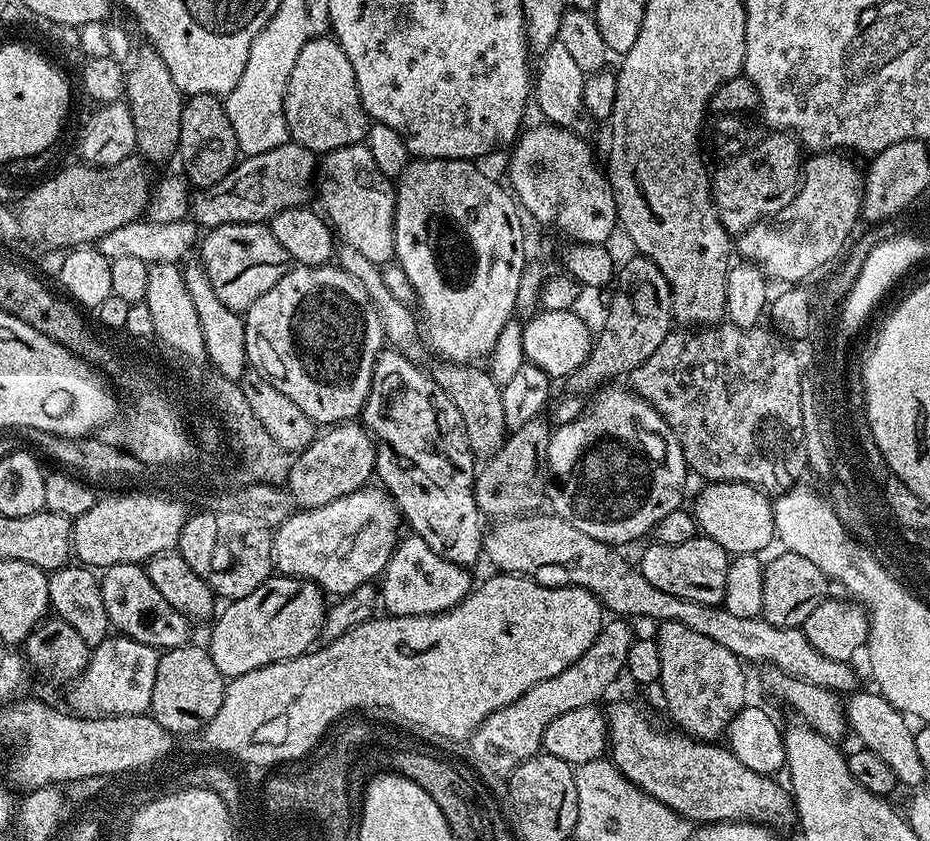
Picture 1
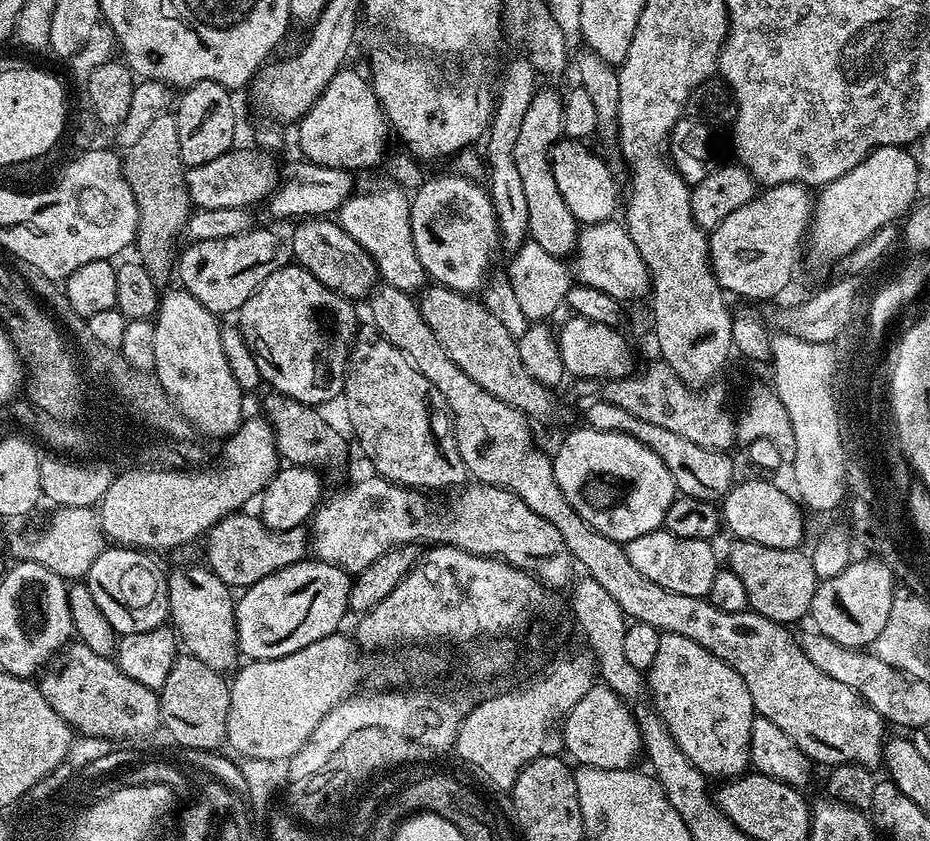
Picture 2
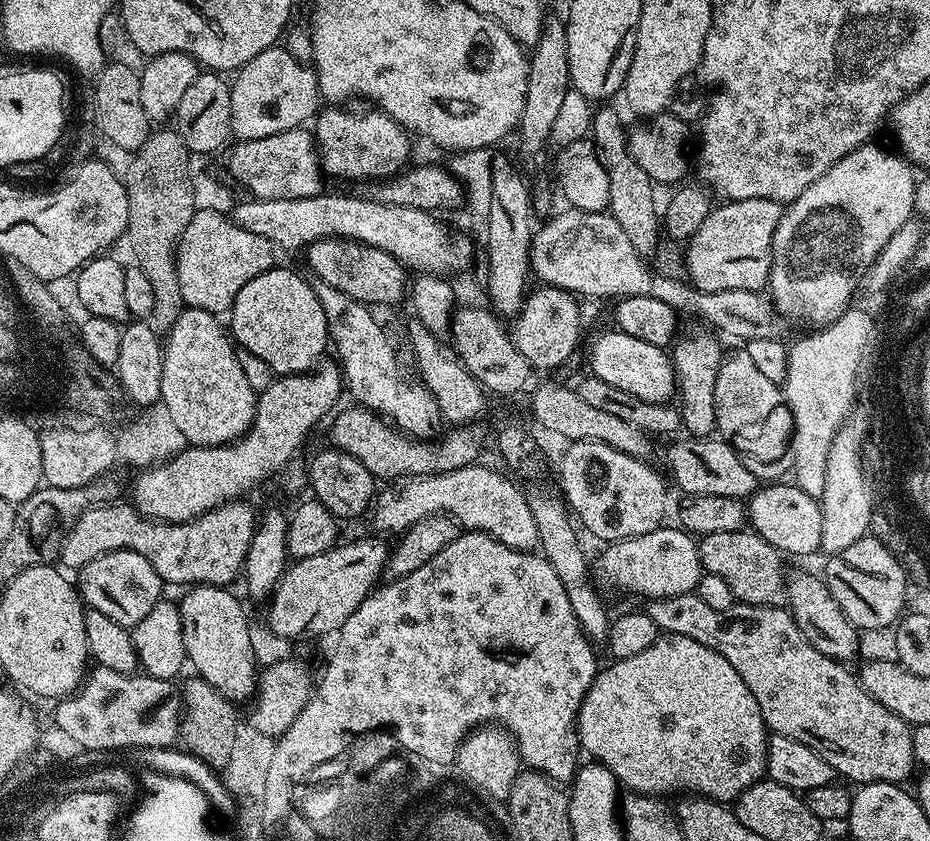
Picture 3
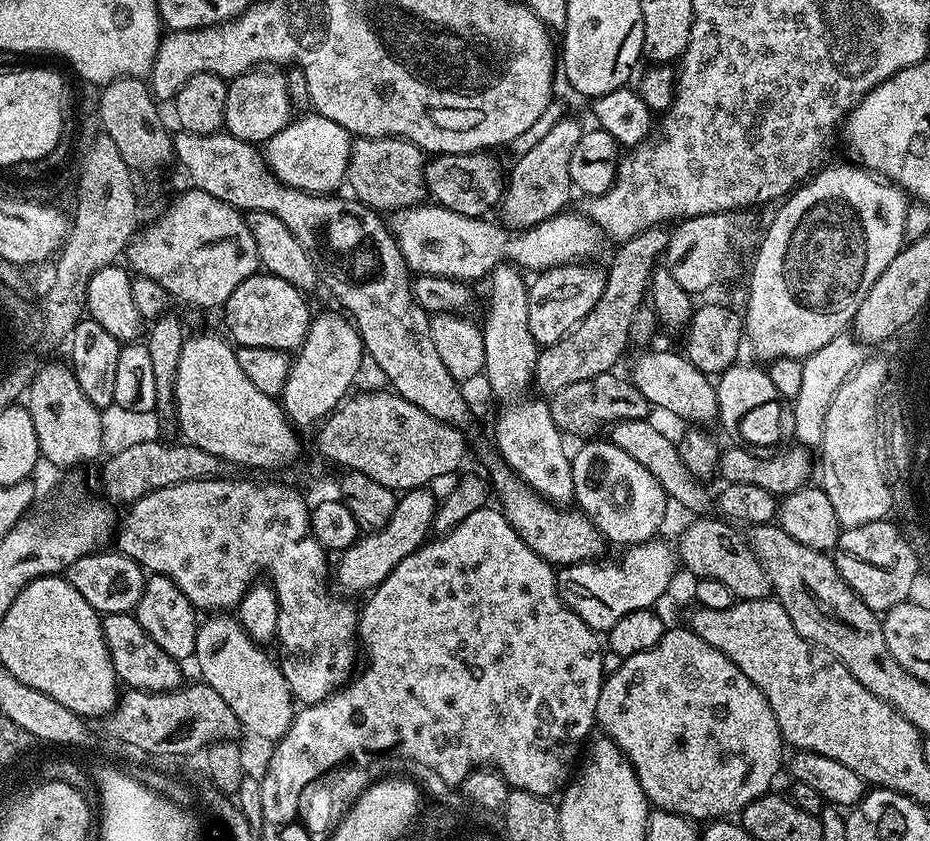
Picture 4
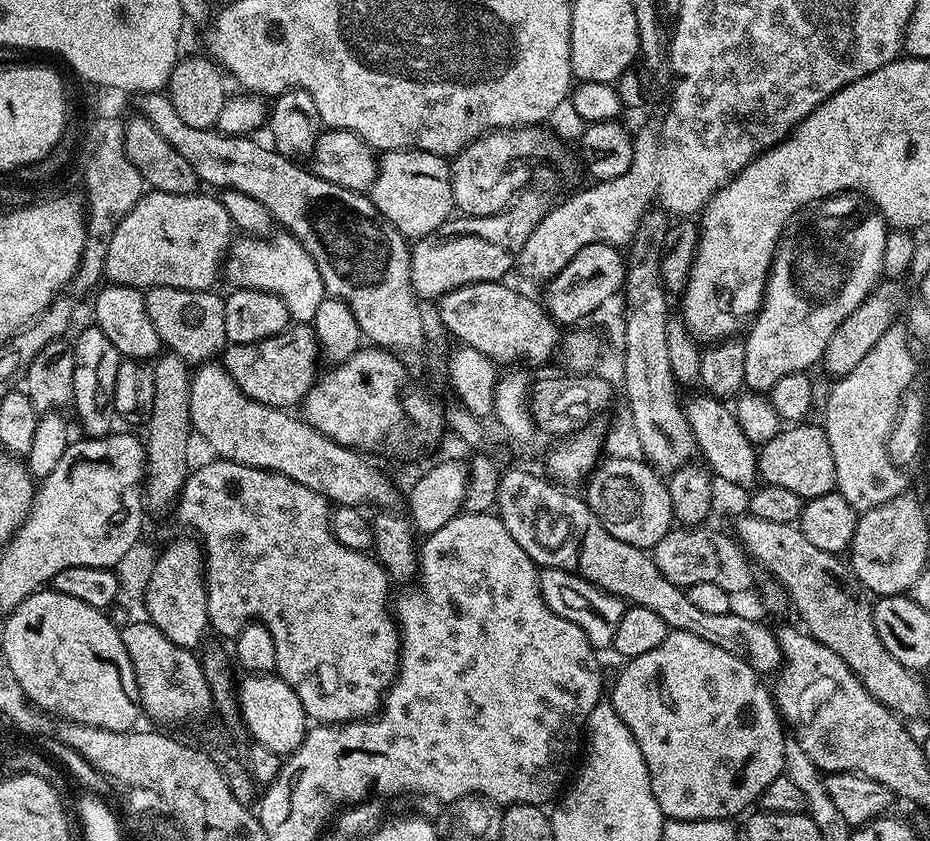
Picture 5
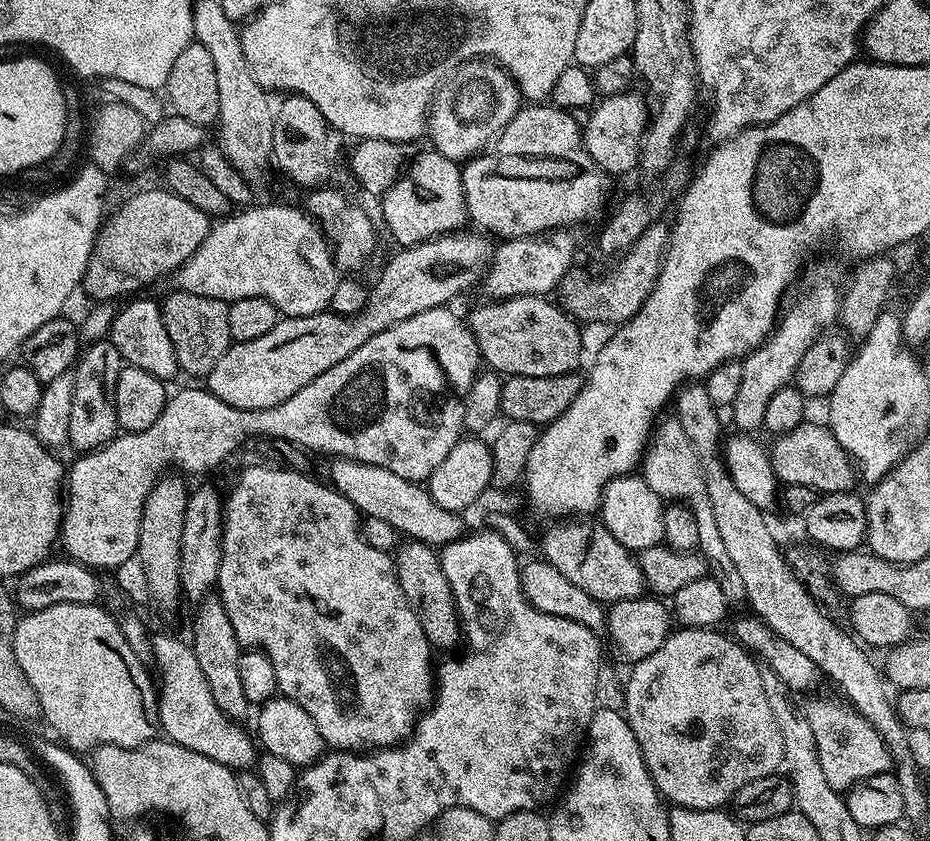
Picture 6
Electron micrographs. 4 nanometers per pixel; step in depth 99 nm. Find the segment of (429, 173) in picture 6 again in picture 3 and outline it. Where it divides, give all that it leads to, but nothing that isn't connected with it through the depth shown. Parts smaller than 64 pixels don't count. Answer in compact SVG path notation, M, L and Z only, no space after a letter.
M328 106L315 117L314 135L323 171L327 175L329 172L332 176L345 176L348 180L366 180L365 182L384 181L399 173L409 163L407 162L409 133L405 132L401 124L394 122L394 118L379 110L347 112L346 109L344 106Z

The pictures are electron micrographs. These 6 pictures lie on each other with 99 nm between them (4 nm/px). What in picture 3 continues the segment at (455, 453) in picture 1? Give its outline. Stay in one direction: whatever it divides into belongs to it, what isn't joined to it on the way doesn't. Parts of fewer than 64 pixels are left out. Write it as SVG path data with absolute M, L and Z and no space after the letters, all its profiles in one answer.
M313 279L311 286L314 294L318 294L318 302L322 302L322 310L326 314L330 344L334 352L336 348L347 395L349 392L359 407L369 408L387 418L409 436L435 437L442 425L438 402L432 397L430 389L425 388L415 375L408 376L407 370L400 365L395 346L388 341L383 326L372 317L373 309L350 298L350 294L334 290L334 286L320 279Z

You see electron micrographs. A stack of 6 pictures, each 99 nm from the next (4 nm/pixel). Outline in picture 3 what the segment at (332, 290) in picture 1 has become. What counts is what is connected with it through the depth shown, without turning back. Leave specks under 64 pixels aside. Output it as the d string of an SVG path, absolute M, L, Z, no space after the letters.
M273 266L258 274L258 278L250 278L250 282L246 282L242 290L238 290L230 309L231 316L231 339L250 354L262 358L262 362L266 362L266 366L270 366L277 377L299 376L311 372L321 363L320 355L326 350L329 351L330 337L322 302L318 302L318 294L314 294L311 283L307 279L304 281L298 273L291 272L288 268Z

